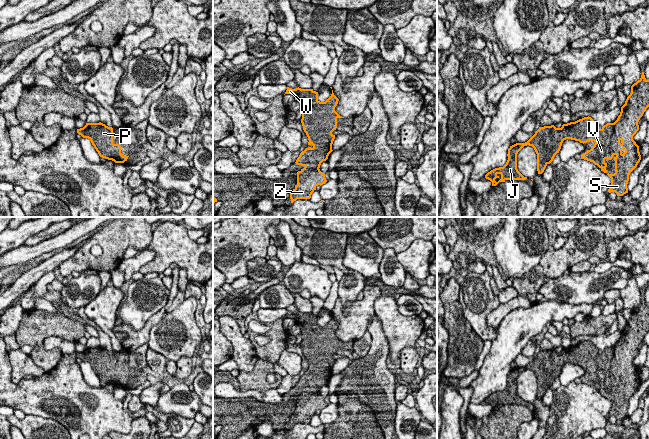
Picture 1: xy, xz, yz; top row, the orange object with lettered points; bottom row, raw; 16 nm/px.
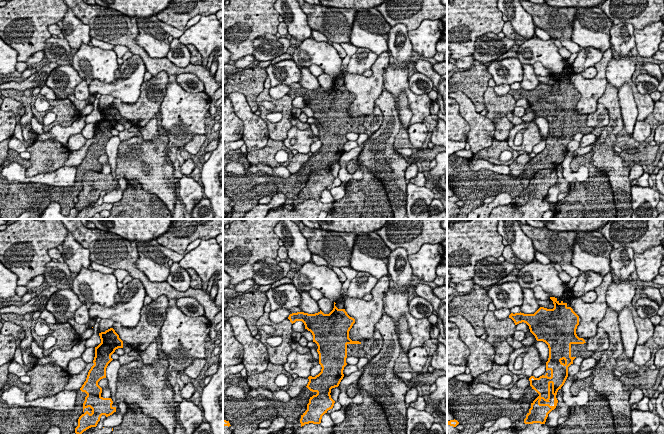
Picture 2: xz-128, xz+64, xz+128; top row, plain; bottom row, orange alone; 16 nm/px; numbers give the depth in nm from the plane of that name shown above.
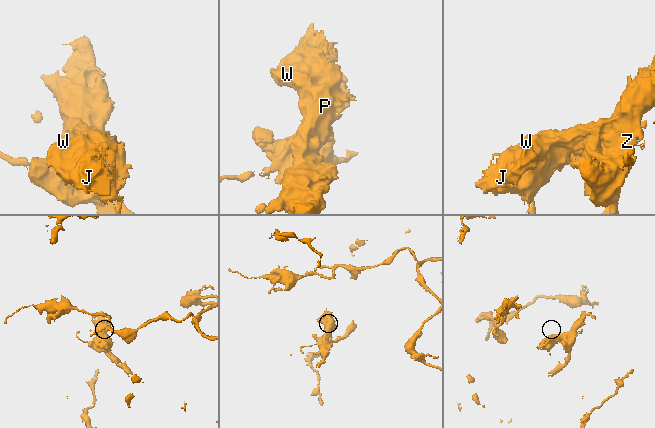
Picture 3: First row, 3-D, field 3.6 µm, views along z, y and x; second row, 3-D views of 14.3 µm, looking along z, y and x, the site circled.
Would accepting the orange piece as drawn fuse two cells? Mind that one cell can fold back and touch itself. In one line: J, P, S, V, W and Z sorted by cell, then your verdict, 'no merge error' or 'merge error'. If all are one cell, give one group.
groups J P S V W Z; no merge error

